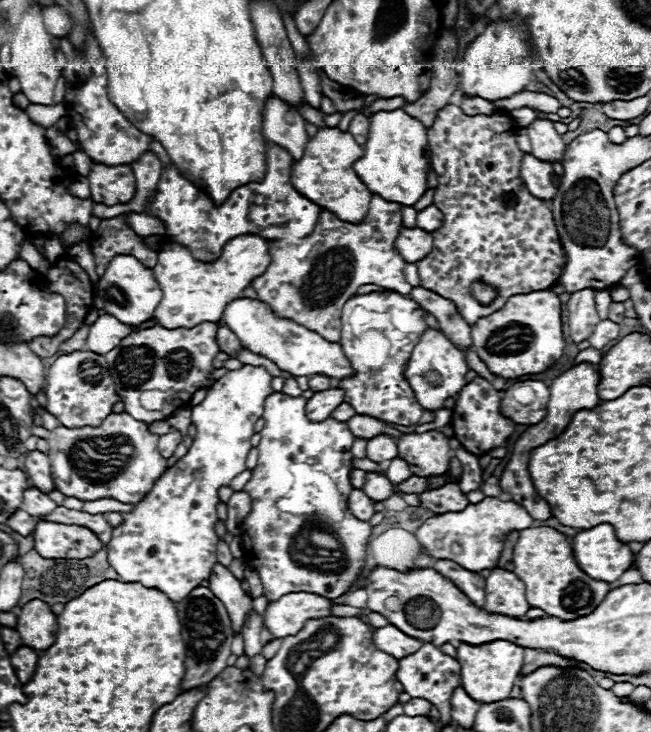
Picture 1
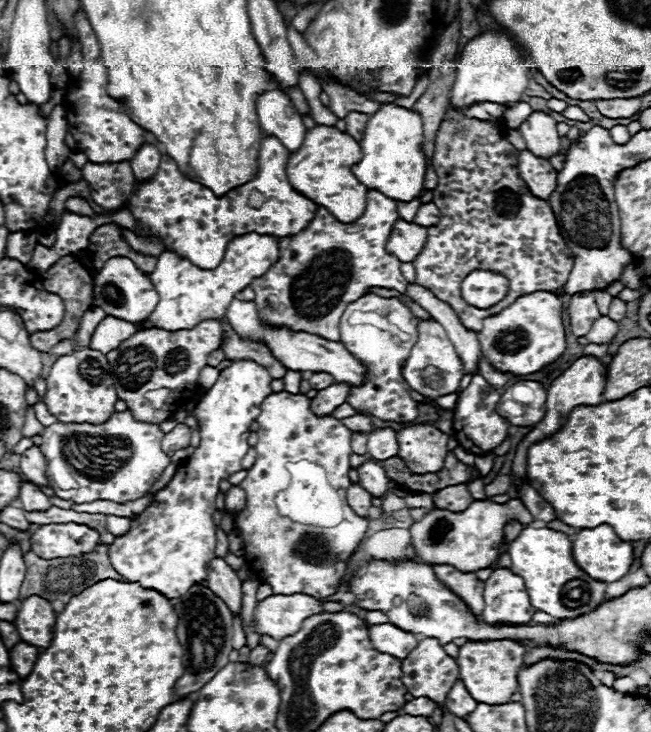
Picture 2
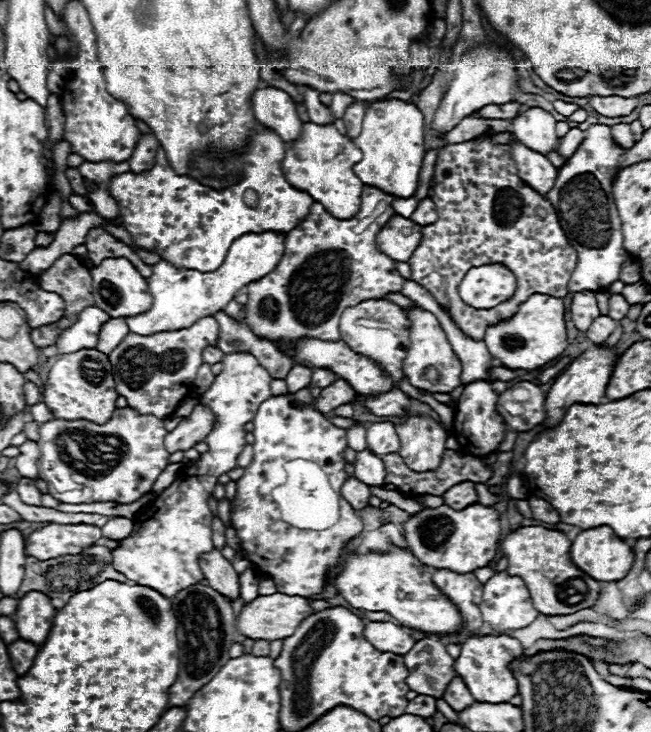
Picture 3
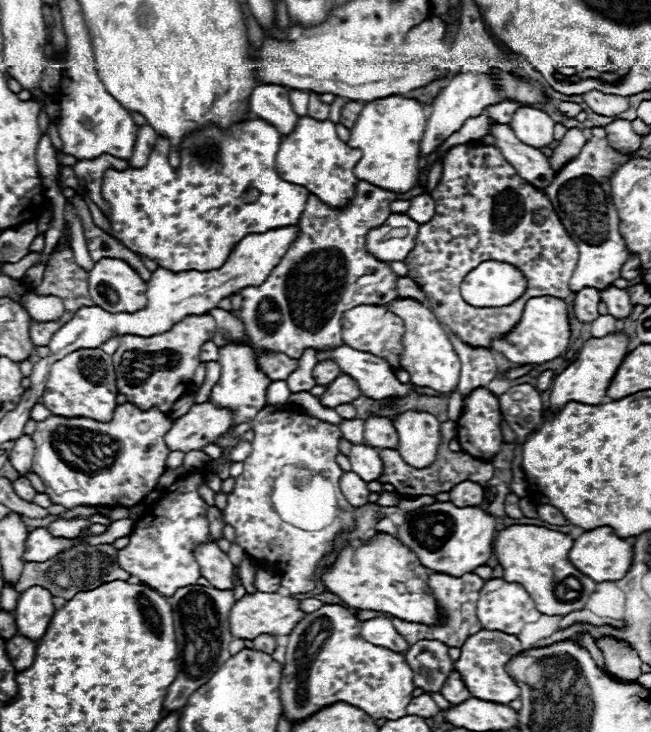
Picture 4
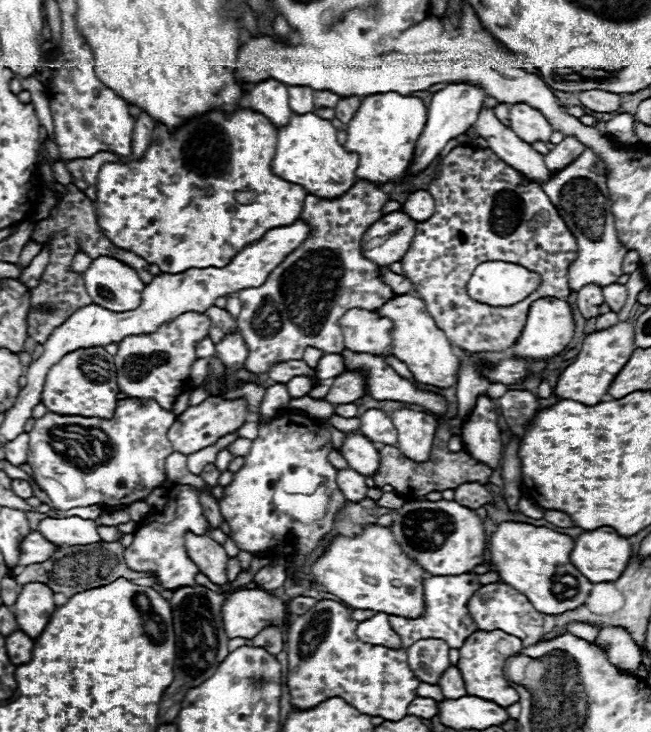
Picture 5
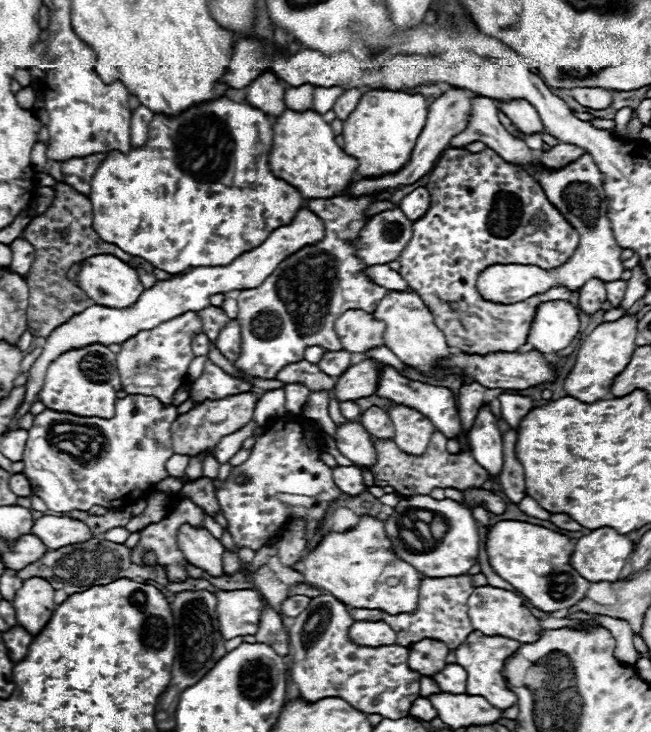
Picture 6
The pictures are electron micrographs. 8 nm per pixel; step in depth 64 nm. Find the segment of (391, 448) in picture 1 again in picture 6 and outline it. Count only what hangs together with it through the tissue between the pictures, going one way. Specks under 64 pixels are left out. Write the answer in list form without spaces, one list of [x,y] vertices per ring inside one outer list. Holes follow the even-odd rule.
[[[372,406],[370,410],[362,412],[360,422],[366,428],[366,432],[374,438],[392,438],[394,436],[394,426],[392,426],[386,410],[382,410],[378,406]]]

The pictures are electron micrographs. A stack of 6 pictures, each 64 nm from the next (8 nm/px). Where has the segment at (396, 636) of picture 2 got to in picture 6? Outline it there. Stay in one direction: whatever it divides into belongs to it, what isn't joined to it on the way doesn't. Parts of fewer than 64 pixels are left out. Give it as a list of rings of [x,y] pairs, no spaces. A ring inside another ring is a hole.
[[[354,622],[348,636],[358,646],[390,646],[396,644],[396,634],[386,622]]]

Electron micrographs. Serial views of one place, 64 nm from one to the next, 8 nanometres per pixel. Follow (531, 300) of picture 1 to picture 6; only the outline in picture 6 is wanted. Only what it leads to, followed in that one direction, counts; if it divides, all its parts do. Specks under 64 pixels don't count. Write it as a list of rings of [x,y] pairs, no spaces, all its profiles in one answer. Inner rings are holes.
[[[566,300],[544,302],[536,310],[528,344],[542,354],[554,354],[564,350],[576,338],[578,330],[580,318],[574,304]]]

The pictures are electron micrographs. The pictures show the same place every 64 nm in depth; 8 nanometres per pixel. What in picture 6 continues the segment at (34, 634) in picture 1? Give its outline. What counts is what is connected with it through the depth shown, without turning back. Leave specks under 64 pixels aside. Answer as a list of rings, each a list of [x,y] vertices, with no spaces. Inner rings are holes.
[[[28,578],[22,582],[22,588],[14,596],[14,612],[16,620],[22,628],[26,628],[32,636],[46,626],[50,614],[54,614],[54,588],[44,578]]]

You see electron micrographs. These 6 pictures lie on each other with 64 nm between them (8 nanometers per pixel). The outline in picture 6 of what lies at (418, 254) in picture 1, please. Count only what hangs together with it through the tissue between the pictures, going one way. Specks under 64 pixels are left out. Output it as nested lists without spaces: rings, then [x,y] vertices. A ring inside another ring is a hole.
[[[400,208],[372,216],[354,242],[356,256],[366,264],[388,264],[396,260],[412,238],[412,220]]]

